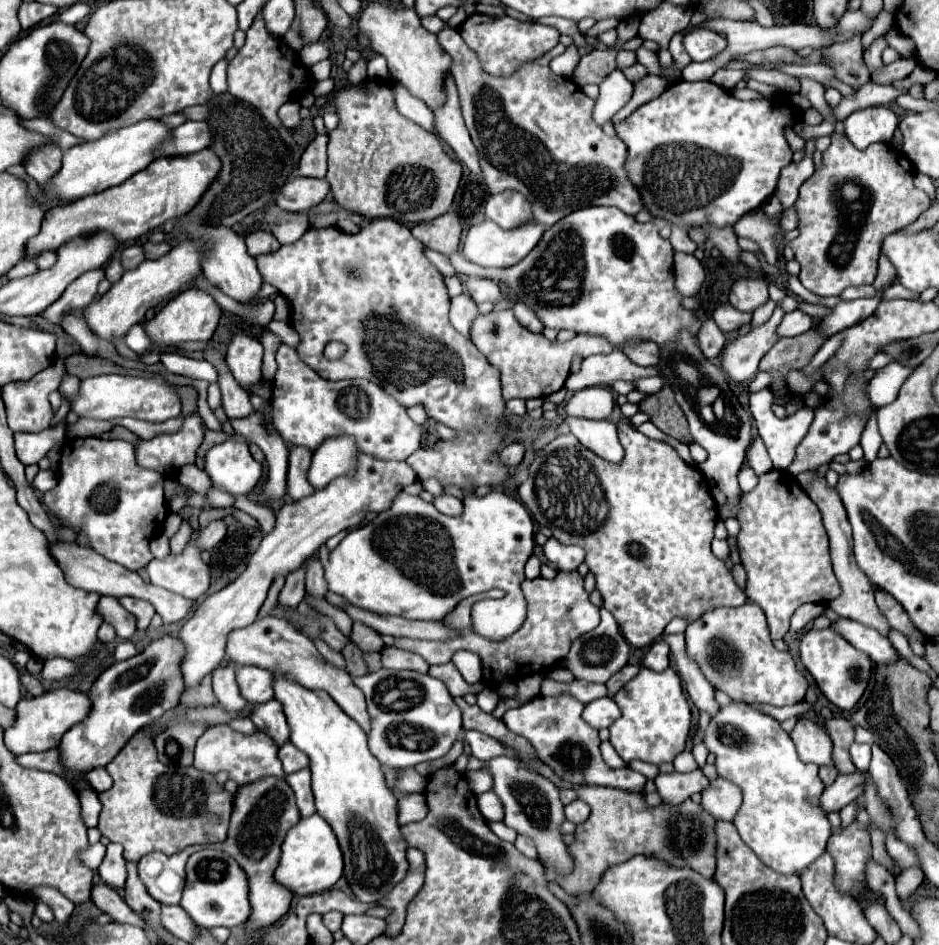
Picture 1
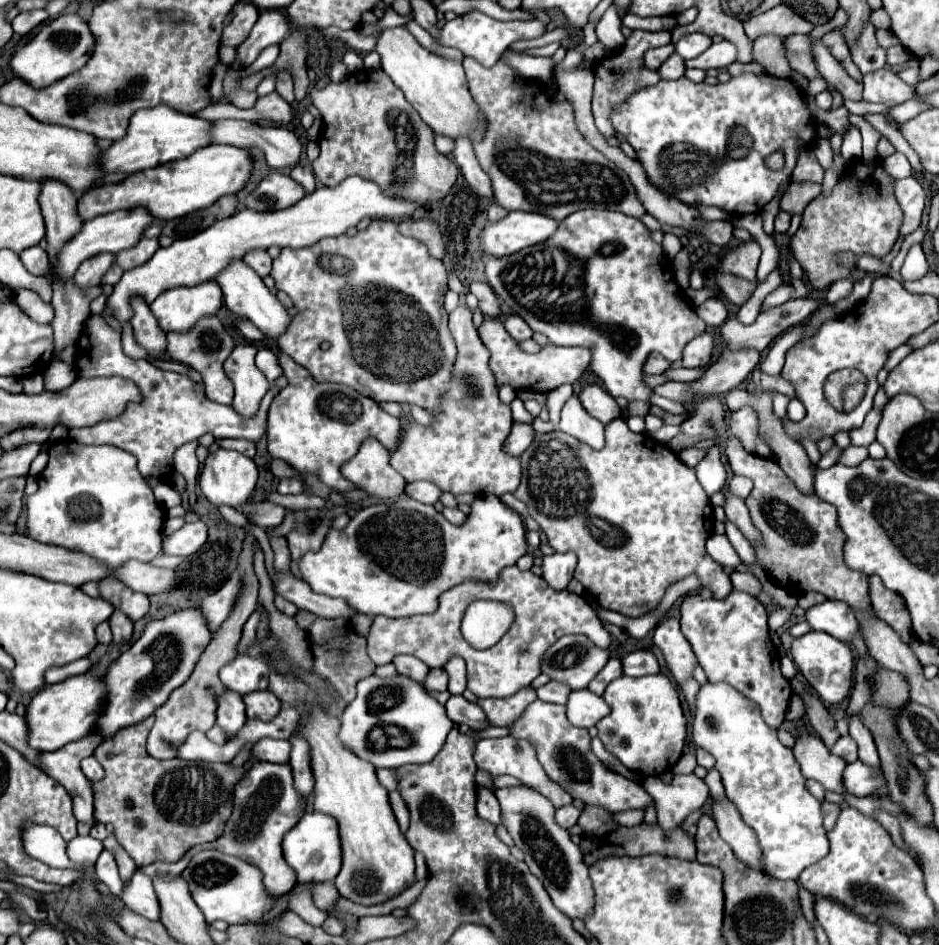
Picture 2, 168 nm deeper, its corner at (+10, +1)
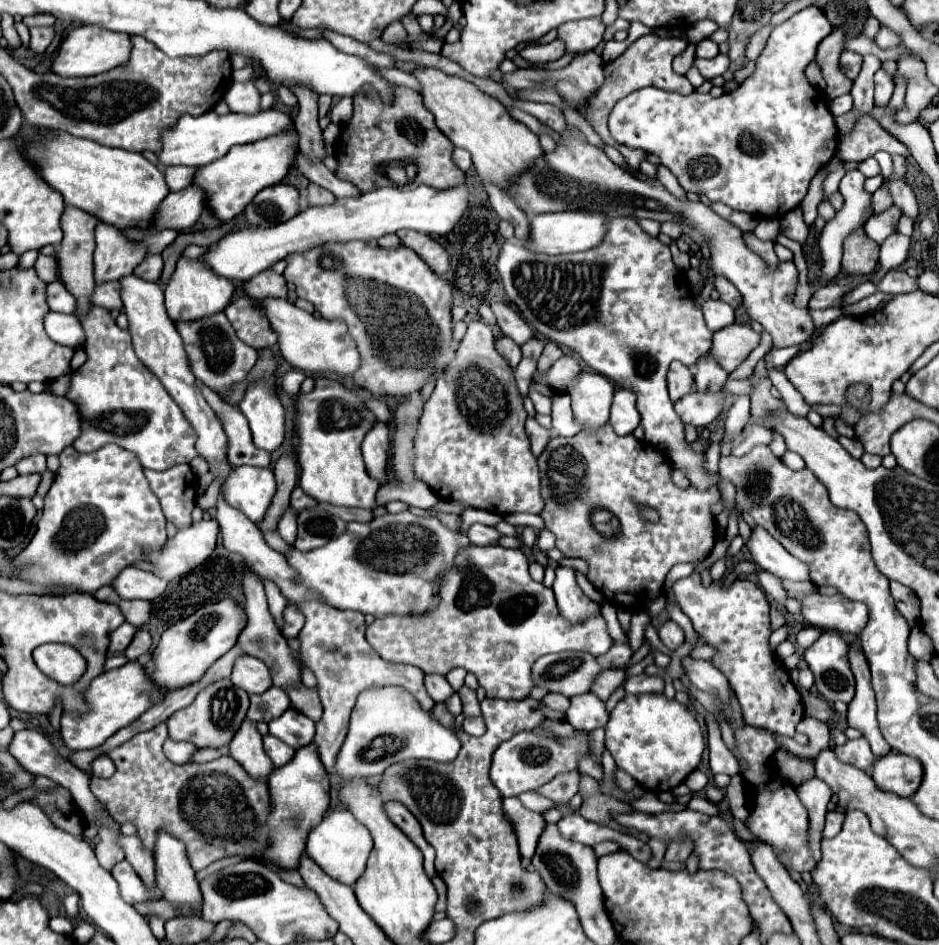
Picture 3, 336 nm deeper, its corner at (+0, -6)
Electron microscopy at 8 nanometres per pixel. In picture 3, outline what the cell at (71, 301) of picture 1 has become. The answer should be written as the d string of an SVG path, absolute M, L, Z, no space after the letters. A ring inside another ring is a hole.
M98 222L96 226L96 252L94 252L94 278L96 282L120 280L134 272L144 260L146 246L130 240L124 230Z

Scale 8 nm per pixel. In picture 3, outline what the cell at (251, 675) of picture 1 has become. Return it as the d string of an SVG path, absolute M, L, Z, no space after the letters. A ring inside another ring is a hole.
M246 654L236 660L230 680L234 686L246 690L248 694L262 694L272 686L272 678L266 664Z

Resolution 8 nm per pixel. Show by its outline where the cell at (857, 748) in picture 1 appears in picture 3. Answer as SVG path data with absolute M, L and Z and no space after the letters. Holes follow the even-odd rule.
M860 736L858 740L848 740L844 746L836 746L834 752L840 762L852 764L862 770L870 770L874 764L874 754L872 754L870 744L864 736Z

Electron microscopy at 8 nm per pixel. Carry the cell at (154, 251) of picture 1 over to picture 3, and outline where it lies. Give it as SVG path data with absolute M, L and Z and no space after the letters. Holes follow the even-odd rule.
M146 254L146 258L142 260L142 264L138 264L134 274L144 280L158 282L158 278L162 274L162 256L160 254Z

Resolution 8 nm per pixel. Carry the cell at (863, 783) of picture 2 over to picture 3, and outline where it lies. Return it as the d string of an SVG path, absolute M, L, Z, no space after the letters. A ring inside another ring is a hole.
M890 752L874 764L872 778L878 788L910 798L922 782L922 764L914 756Z

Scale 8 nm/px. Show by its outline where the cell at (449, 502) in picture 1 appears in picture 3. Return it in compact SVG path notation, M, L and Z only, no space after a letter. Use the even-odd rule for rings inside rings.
M474 524L466 534L468 534L470 542L476 546L492 546L502 538L502 534L496 528L490 528L484 524Z

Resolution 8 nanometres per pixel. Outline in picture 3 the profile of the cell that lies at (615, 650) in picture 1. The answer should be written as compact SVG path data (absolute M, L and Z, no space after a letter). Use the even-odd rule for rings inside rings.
M558 652L540 656L532 668L532 680L536 686L558 692L568 698L586 694L592 680L602 672L592 654L586 652Z

